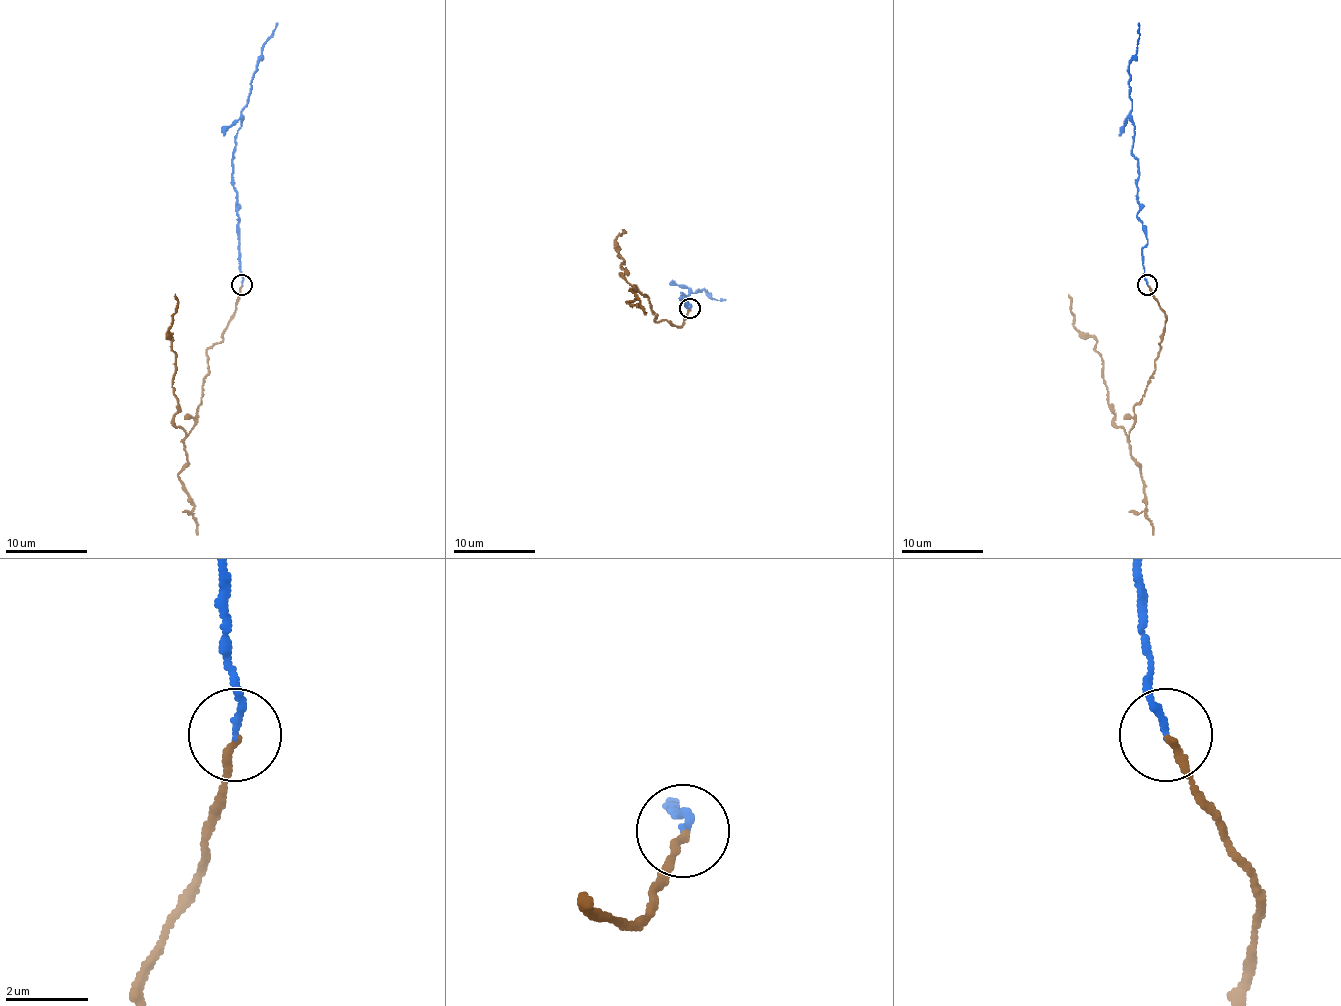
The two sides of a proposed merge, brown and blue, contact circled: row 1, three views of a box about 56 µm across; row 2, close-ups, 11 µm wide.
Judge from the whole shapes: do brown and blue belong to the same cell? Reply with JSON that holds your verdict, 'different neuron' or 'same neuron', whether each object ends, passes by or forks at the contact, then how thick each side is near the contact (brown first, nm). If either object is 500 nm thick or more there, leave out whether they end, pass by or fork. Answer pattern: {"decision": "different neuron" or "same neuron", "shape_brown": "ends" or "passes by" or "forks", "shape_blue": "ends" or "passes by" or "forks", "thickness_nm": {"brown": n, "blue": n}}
{"decision": "same neuron", "shape_brown": "ends", "shape_blue": "ends", "thickness_nm": {"brown": 190, "blue": 150}}

